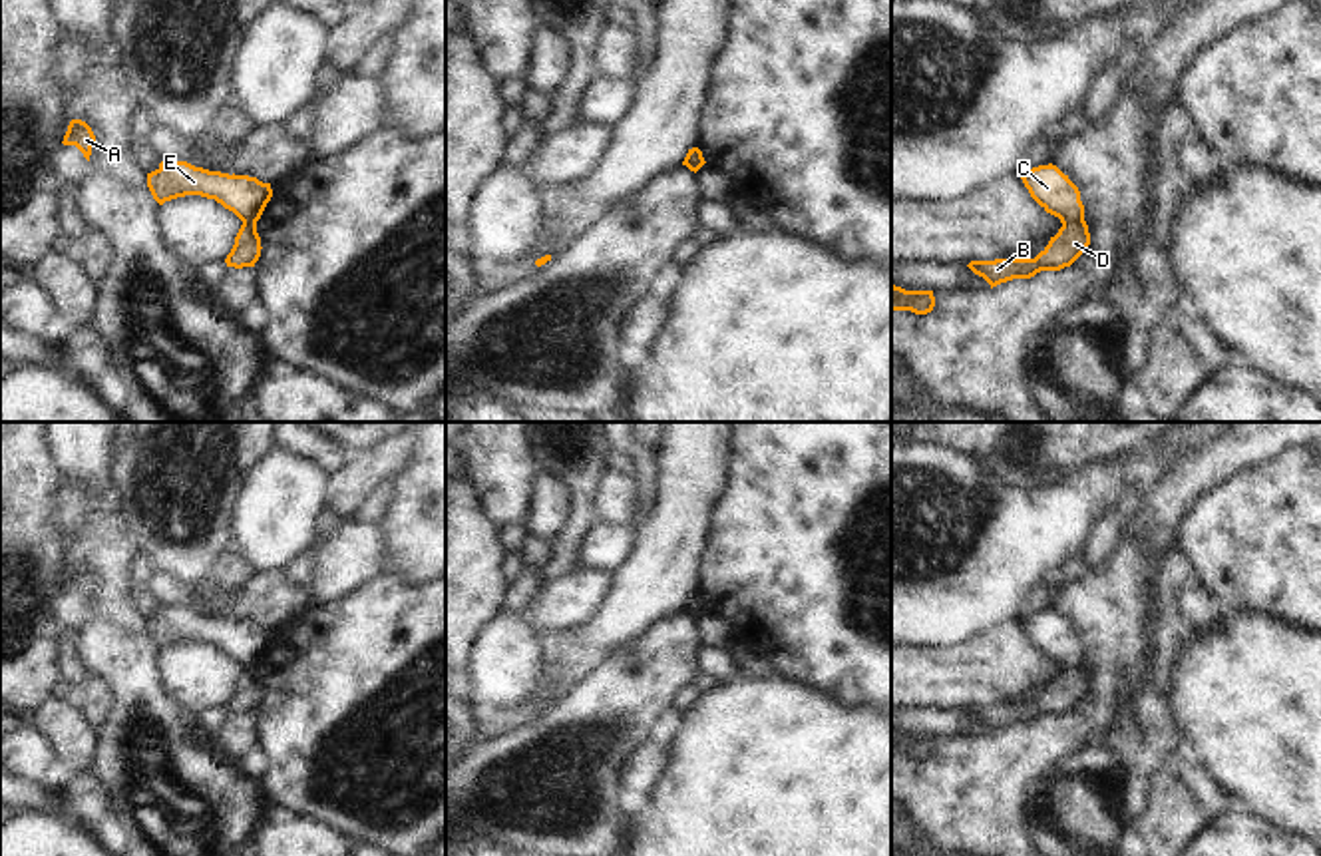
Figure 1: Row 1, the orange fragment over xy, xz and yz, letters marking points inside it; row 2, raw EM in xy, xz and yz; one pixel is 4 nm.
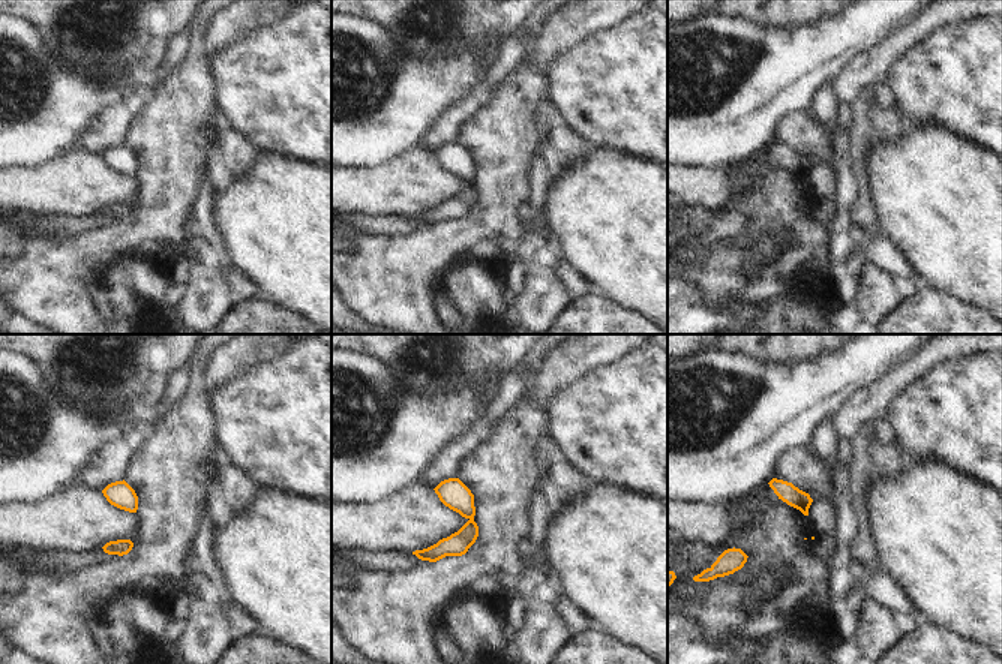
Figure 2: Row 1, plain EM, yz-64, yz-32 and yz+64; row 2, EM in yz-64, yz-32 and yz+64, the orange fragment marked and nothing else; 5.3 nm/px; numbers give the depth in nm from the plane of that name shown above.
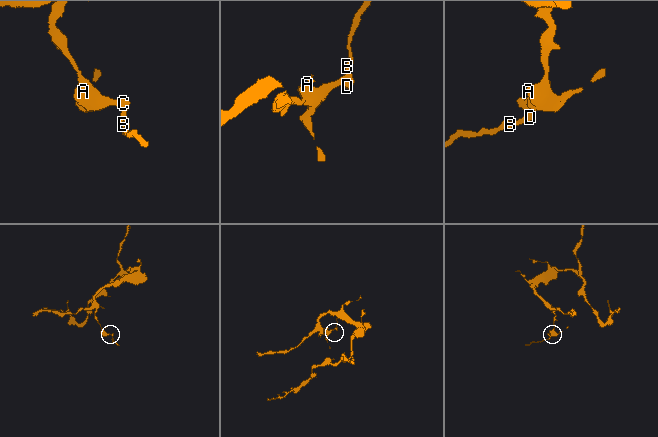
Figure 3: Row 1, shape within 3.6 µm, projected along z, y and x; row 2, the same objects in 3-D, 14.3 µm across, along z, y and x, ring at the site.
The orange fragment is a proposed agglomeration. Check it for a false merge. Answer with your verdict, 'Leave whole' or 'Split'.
Split

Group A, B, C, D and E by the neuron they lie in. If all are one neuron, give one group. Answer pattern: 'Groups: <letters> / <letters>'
Groups: A C E / B D

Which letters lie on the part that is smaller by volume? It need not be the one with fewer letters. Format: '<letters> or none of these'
B, D

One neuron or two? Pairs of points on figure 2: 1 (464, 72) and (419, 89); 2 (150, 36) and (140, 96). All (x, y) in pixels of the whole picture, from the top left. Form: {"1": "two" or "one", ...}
{"1": "one", "2": "two"}

